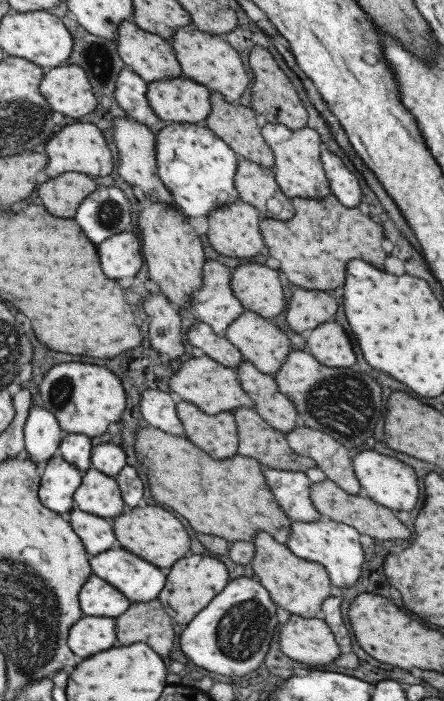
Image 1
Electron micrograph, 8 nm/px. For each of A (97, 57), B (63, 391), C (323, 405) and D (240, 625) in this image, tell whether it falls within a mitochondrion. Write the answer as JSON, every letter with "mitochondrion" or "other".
{"A":"mitochondrion","B":"mitochondrion","C":"mitochondrion","D":"mitochondrion"}

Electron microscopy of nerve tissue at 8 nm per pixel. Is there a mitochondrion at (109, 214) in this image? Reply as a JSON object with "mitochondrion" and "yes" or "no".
{"mitochondrion":"yes"}

